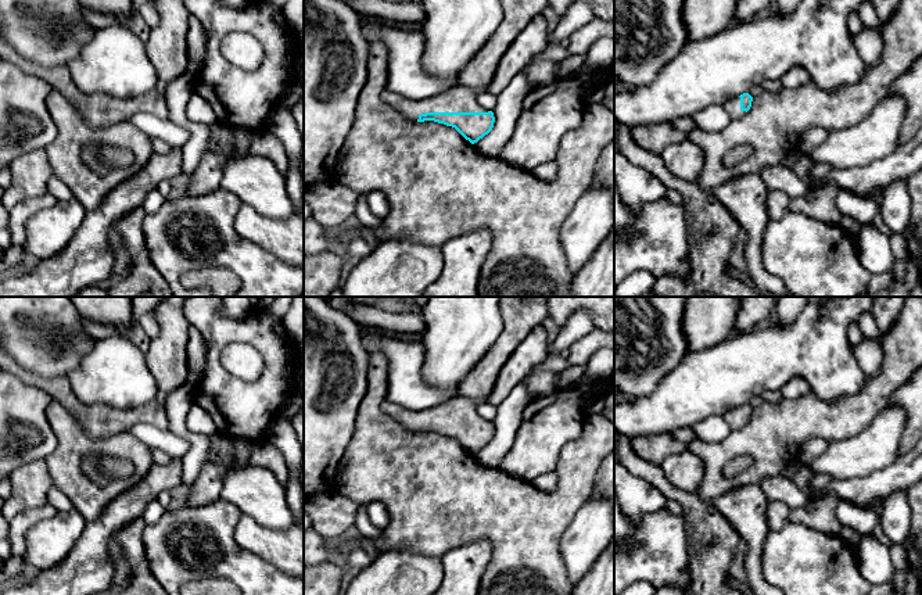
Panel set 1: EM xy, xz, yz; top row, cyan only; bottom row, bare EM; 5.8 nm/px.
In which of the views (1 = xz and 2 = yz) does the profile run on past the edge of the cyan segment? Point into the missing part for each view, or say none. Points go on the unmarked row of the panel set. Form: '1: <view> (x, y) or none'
1: xz (459, 409)
2: yz (734, 415)

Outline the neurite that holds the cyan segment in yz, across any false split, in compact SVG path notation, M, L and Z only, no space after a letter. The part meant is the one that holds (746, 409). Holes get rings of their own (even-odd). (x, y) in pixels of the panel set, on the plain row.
M743 404L739 408L731 409L729 412L724 413L724 419L731 426L731 430L742 429L751 417L753 408L749 404Z

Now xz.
M458 395L442 406L413 412L390 401L381 411L409 431L434 431L455 438L471 455L488 445L495 433L492 422L482 419L477 404Z

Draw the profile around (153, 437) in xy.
M136 423L129 426L125 431L151 449L159 449L172 459L182 459L190 448L190 442L183 437L168 430L161 430L151 424Z

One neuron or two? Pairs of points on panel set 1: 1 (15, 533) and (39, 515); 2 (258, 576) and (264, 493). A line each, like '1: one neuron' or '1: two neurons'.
1: one neuron
2: two neurons

